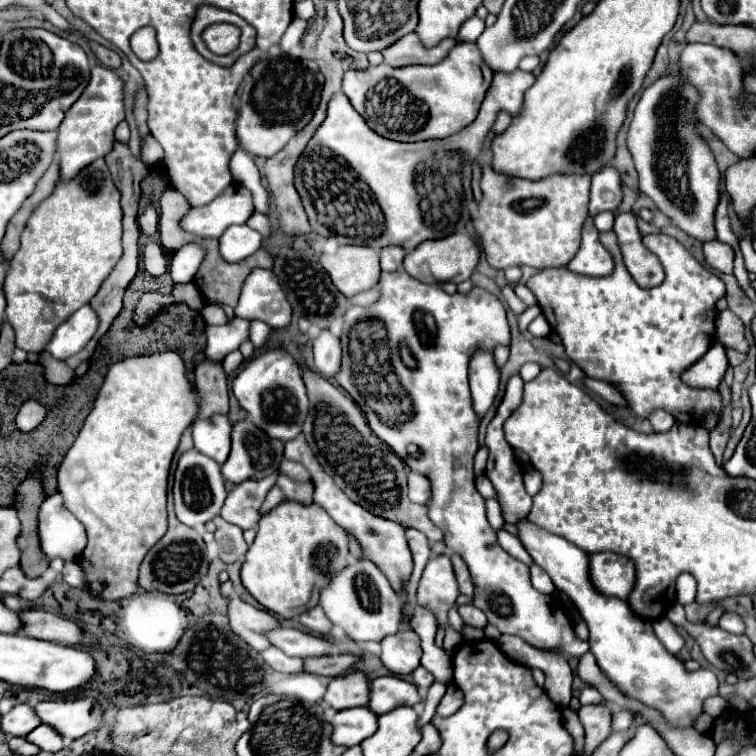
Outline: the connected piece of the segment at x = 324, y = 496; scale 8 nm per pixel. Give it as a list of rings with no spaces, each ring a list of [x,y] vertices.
[[[299,434],[297,438],[285,442],[285,458],[287,460],[293,460],[293,462],[301,462],[309,474],[311,474],[311,482],[315,486],[315,492],[313,492],[313,502],[317,502],[319,506],[323,506],[327,510],[327,514],[347,532],[351,534],[365,558],[369,558],[371,562],[375,562],[381,572],[387,576],[391,588],[397,592],[397,596],[405,596],[405,586],[411,578],[411,572],[413,572],[413,560],[411,560],[411,552],[409,552],[409,546],[407,546],[407,540],[405,540],[405,528],[401,524],[395,524],[391,520],[385,520],[385,518],[379,518],[371,512],[367,512],[365,508],[361,508],[359,504],[351,502],[339,488],[337,484],[331,480],[331,476],[327,476],[327,472],[323,472],[323,468],[319,466],[319,462],[315,460],[311,448],[307,448],[307,440],[303,434]]]

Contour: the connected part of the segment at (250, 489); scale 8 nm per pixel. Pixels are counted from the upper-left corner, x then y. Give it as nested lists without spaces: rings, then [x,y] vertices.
[[[279,471],[275,474],[263,478],[263,480],[245,480],[241,484],[237,484],[229,494],[227,500],[221,508],[221,516],[231,522],[237,524],[241,530],[247,528],[255,528],[257,520],[261,518],[259,508],[267,496],[267,492],[275,486]]]

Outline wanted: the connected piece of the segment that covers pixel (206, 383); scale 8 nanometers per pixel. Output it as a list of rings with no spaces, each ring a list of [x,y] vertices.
[[[203,360],[203,364],[195,370],[195,388],[197,388],[197,392],[199,392],[199,396],[201,396],[201,404],[199,404],[199,414],[197,414],[197,418],[195,418],[195,422],[197,420],[201,420],[201,418],[209,418],[211,414],[215,416],[215,414],[227,414],[227,410],[229,410],[229,398],[227,398],[227,378],[225,378],[225,374],[223,374],[223,370],[221,370],[221,364],[209,364],[207,360]]]

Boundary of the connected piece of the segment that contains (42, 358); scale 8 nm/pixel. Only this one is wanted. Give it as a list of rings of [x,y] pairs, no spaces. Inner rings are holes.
[[[49,352],[39,354],[39,364],[45,368],[45,380],[49,384],[61,384],[61,362],[55,360]]]

